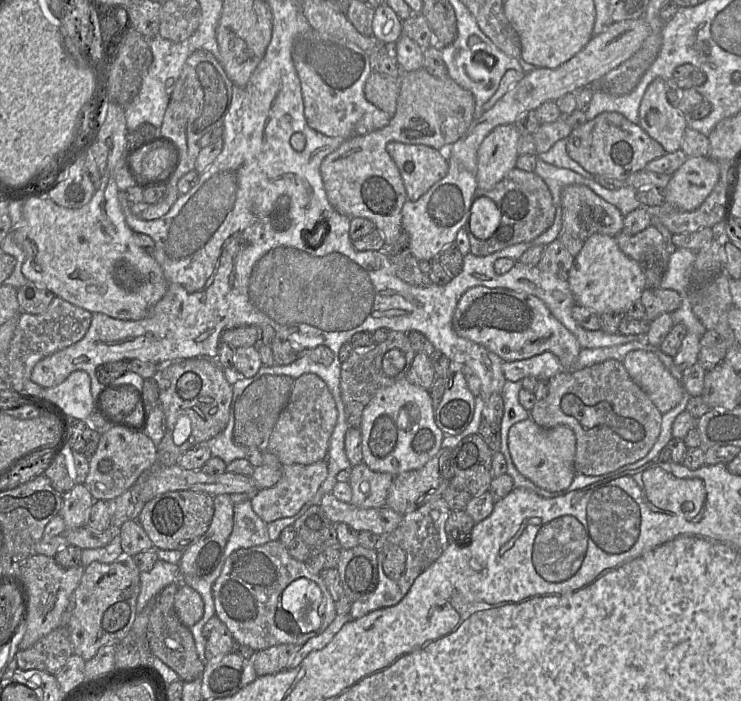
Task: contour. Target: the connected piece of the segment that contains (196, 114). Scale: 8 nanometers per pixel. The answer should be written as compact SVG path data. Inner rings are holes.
M206 50L193 52L183 65L181 74L172 92L159 133L178 149L179 160L165 196L155 204L140 202L131 204L131 212L143 220L155 220L169 212L179 198L178 181L195 170L201 150L199 140L208 132L223 126L224 118L232 100L233 83L216 57Z

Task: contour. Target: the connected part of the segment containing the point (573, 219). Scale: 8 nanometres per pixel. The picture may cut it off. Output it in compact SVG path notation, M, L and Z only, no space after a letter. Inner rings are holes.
M584 185L562 189L562 232L585 241L593 234L615 236L623 229L620 210Z

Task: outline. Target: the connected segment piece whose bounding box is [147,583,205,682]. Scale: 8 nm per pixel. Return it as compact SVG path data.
M179 583L167 585L153 601L147 626L147 641L154 657L159 658L174 670L183 682L190 682L202 677L205 662L199 659L195 641L190 629L179 619L175 610L174 599Z

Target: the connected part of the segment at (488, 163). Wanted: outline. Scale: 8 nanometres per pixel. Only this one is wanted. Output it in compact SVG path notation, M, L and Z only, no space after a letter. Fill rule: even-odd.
M507 124L497 126L484 138L477 152L478 192L491 190L516 167L520 136L514 124Z

